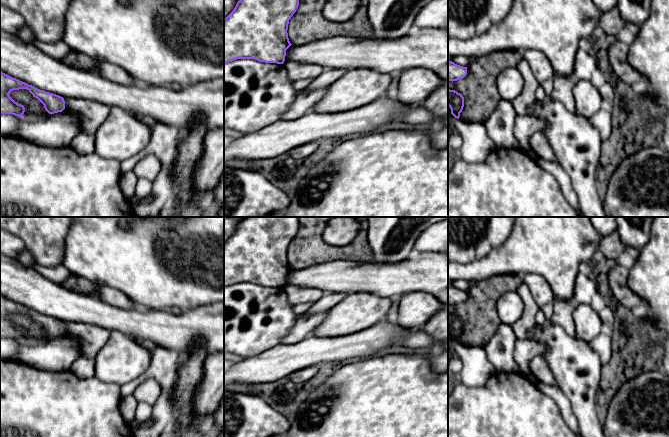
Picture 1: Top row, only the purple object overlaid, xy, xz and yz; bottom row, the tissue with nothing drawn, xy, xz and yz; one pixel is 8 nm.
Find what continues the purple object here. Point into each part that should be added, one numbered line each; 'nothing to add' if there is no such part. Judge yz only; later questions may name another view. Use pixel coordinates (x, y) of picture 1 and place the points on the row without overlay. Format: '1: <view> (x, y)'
nothing to add

